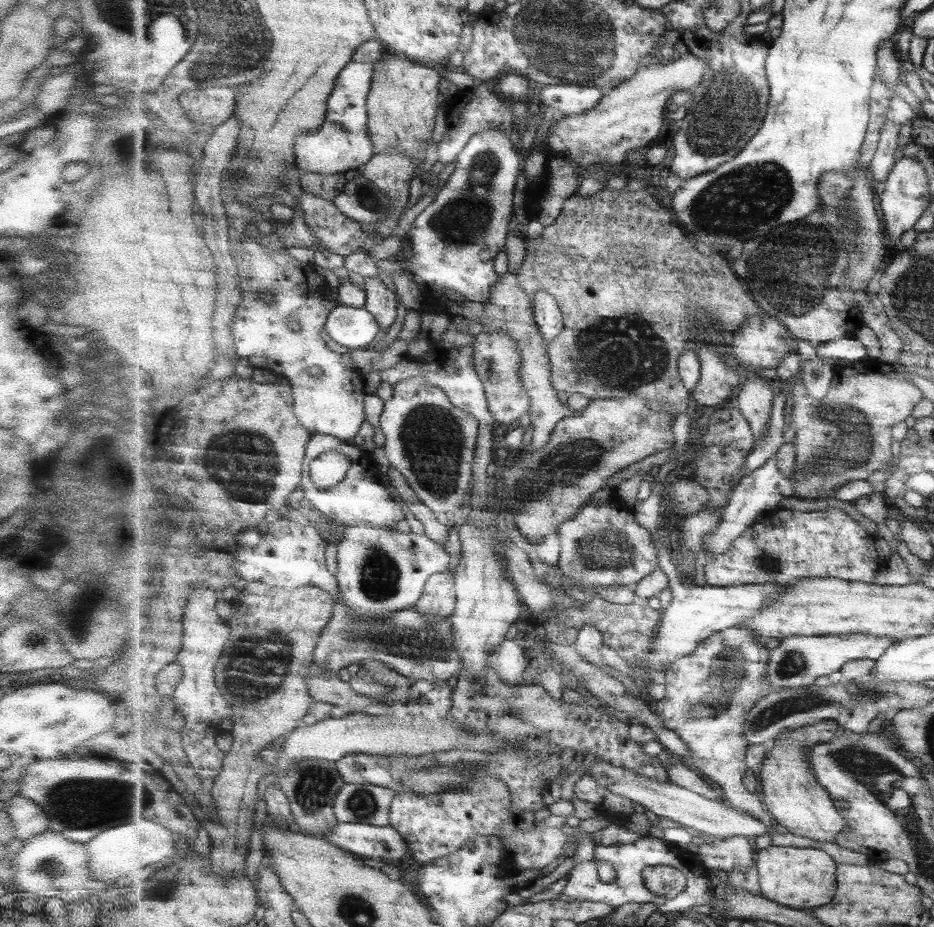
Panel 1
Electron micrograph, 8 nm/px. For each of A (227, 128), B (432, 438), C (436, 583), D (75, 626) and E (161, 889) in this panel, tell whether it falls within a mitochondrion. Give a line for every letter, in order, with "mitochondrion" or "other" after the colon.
A: other
B: mitochondrion
C: other
D: mitochondrion
E: mitochondrion

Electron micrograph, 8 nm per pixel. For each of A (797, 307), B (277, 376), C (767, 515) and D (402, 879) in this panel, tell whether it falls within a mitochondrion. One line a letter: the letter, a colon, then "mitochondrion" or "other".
A: mitochondrion
B: other
C: other
D: other

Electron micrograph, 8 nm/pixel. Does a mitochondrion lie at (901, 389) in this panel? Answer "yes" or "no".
no

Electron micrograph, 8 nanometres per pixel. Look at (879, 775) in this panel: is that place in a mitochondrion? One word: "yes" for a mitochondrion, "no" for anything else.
yes

